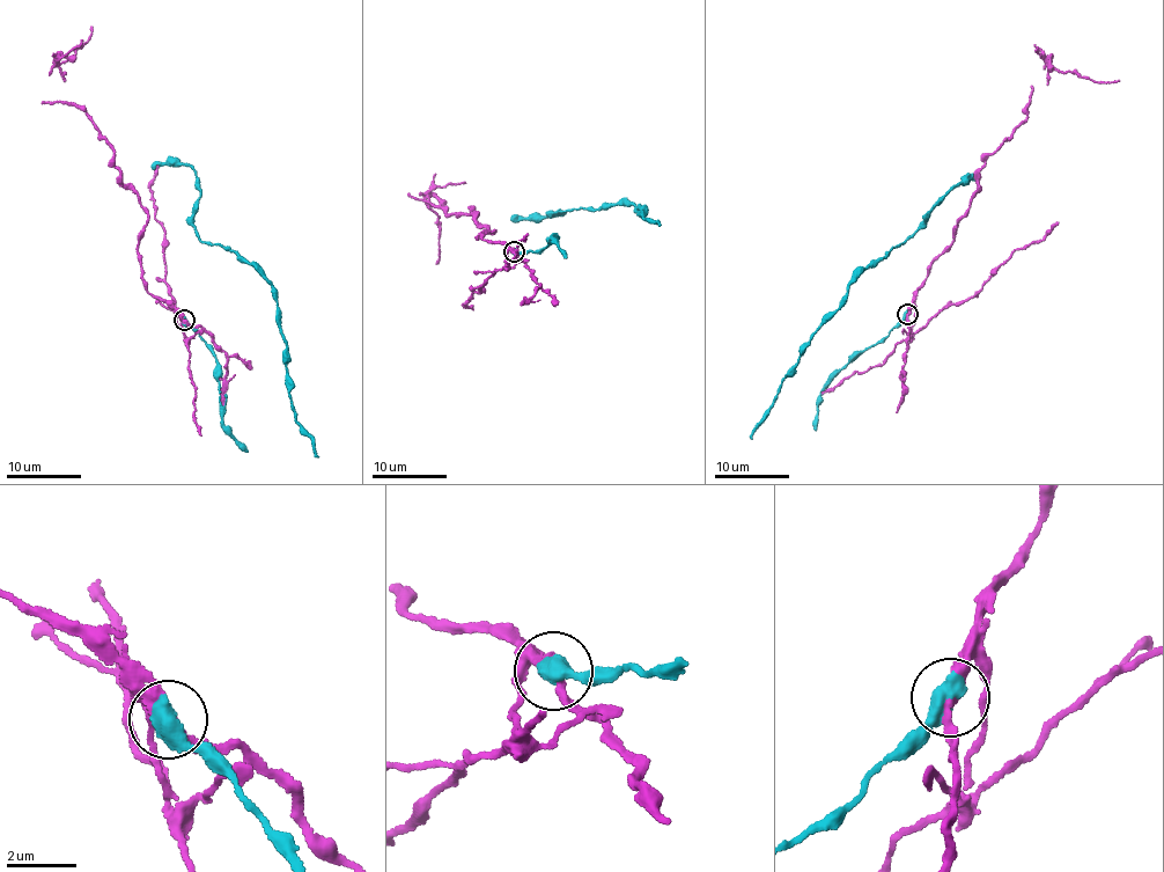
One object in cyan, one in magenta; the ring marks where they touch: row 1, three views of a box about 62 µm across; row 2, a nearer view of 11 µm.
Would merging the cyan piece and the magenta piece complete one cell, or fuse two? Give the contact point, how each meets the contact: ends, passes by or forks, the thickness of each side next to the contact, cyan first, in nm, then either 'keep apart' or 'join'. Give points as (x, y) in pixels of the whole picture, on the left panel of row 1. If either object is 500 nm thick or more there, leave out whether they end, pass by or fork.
(184, 320) | 700/260 nm | keep apart

